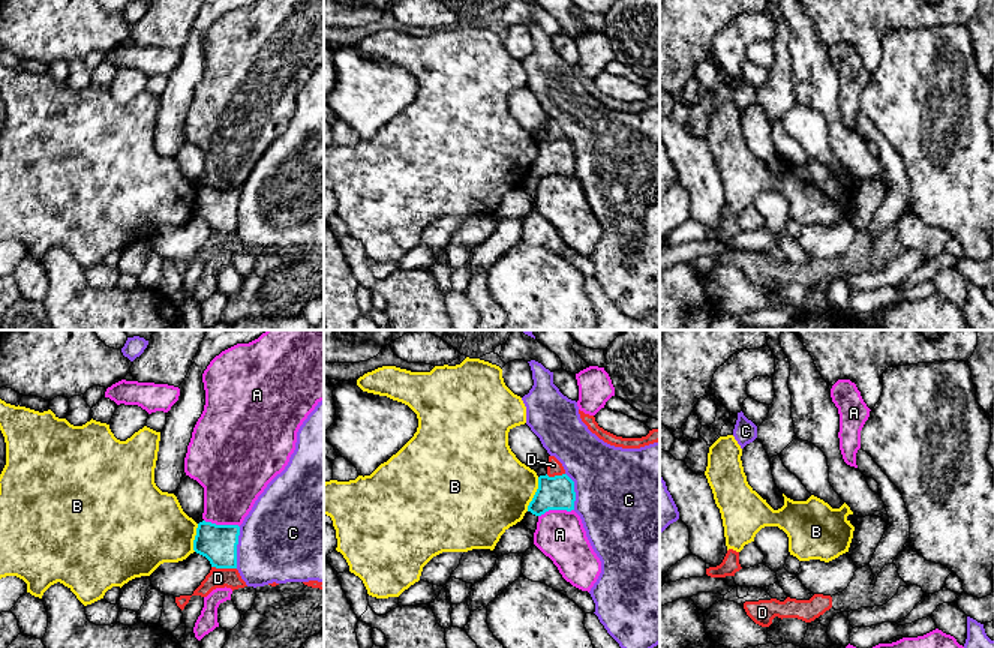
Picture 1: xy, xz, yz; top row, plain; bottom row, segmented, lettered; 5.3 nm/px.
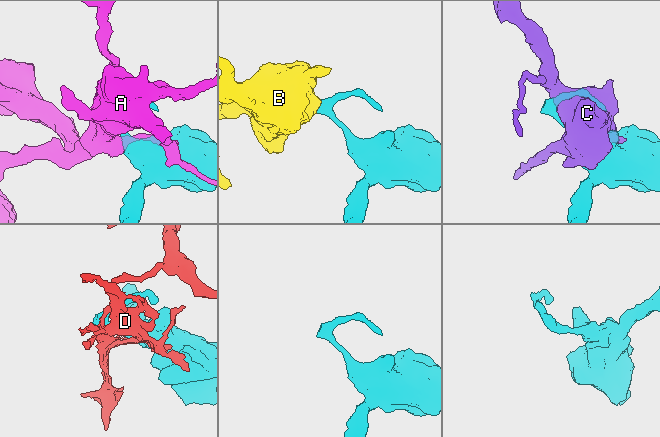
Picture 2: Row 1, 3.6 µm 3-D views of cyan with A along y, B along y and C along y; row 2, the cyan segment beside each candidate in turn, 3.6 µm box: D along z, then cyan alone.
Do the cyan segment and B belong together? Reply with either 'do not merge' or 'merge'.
do not merge

